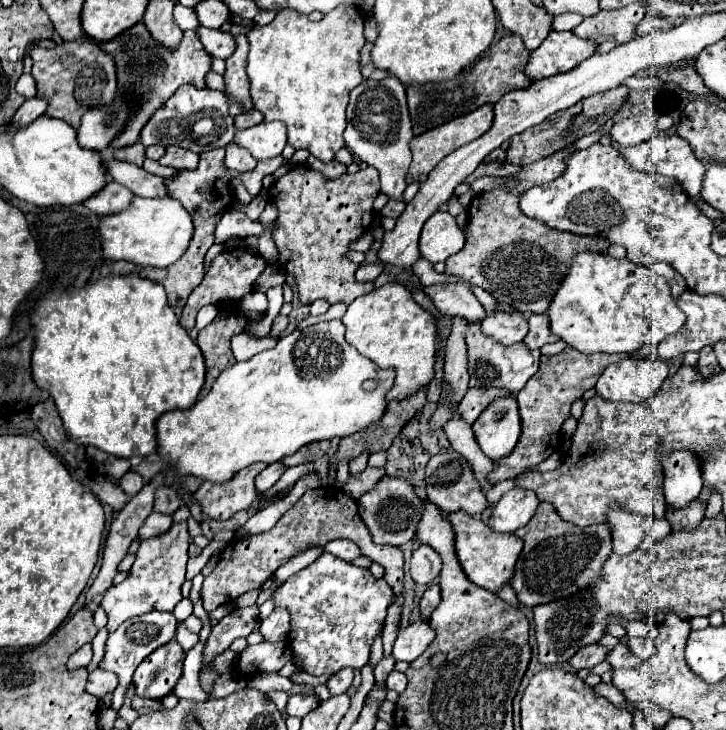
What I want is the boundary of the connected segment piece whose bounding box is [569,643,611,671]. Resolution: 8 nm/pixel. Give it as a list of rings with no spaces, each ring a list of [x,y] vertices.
[[[591,645],[591,647],[587,647],[587,649],[581,649],[579,653],[575,653],[575,657],[569,661],[571,663],[571,667],[575,667],[577,671],[579,669],[585,669],[585,667],[595,667],[597,663],[601,663],[601,661],[605,661],[607,659],[607,655],[609,655],[609,647],[603,647],[603,645]]]

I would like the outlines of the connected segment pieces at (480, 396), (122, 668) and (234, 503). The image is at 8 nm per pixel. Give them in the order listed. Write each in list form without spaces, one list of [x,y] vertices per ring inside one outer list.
[[[469,388],[461,401],[461,405],[459,405],[461,419],[471,425],[479,417],[481,411],[491,403],[491,399],[507,397],[507,395],[511,395],[511,393],[507,393],[505,389]]]
[[[151,611],[139,617],[131,617],[125,623],[121,623],[117,627],[117,631],[109,633],[107,639],[107,647],[105,647],[105,657],[101,661],[99,667],[113,671],[119,675],[119,687],[113,691],[113,709],[119,711],[119,707],[123,705],[123,691],[127,691],[127,685],[131,683],[131,677],[135,673],[135,669],[139,667],[139,663],[153,653],[157,647],[169,643],[175,635],[175,627],[177,627],[177,619],[173,617],[173,613],[161,613],[161,611]]]
[[[255,463],[239,471],[227,485],[209,485],[207,481],[195,491],[195,499],[201,503],[205,515],[213,519],[231,519],[237,511],[247,509],[253,501],[259,499],[259,493],[253,485],[253,479],[267,465]]]

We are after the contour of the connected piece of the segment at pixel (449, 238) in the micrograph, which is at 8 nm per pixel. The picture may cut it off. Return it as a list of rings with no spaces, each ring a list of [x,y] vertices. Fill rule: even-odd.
[[[437,211],[425,221],[419,239],[419,253],[429,263],[447,261],[451,255],[459,253],[463,245],[465,235],[459,229],[455,217],[447,211]]]

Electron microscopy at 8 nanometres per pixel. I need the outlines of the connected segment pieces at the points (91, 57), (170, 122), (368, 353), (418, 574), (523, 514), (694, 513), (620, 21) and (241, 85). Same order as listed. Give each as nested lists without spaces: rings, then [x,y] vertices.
[[[75,39],[75,41],[63,41],[55,45],[53,49],[33,47],[29,51],[33,59],[33,79],[37,83],[37,97],[47,97],[49,117],[57,117],[67,121],[73,129],[79,127],[81,115],[87,109],[107,105],[117,87],[117,73],[115,73],[115,61],[109,53],[105,53],[97,43],[89,39]]]
[[[193,85],[179,87],[173,97],[161,105],[147,125],[141,131],[141,143],[145,147],[151,145],[179,145],[185,149],[191,149],[195,153],[203,153],[207,149],[225,147],[231,143],[235,135],[235,127],[231,121],[231,115],[227,111],[227,99],[221,91],[213,89],[197,89]]]
[[[387,283],[381,289],[375,289],[367,295],[357,297],[347,313],[343,315],[343,325],[347,327],[345,339],[365,357],[369,357],[377,367],[381,369],[395,369],[395,383],[391,387],[391,391],[387,393],[387,401],[403,401],[407,397],[411,397],[413,393],[417,393],[419,389],[427,387],[433,377],[435,377],[435,357],[437,357],[437,325],[435,325],[435,317],[423,309],[421,305],[417,305],[411,297],[411,293],[401,285],[401,283]]]
[[[421,545],[413,551],[411,563],[409,563],[409,573],[415,583],[427,585],[439,575],[439,571],[441,571],[441,557],[433,547]]]
[[[513,487],[493,507],[489,517],[489,527],[499,533],[513,533],[519,527],[527,525],[537,505],[539,505],[539,499],[535,499],[535,493],[527,493],[527,489],[523,491]]]
[[[695,499],[685,507],[667,507],[667,515],[665,517],[669,519],[673,531],[693,529],[705,517],[705,507],[707,507],[705,501]]]
[[[631,3],[617,11],[599,11],[593,17],[585,17],[573,33],[581,39],[591,39],[595,43],[617,41],[627,43],[635,39],[635,27],[645,17],[641,3]]]
[[[237,35],[237,51],[231,55],[231,59],[227,59],[227,73],[225,73],[225,85],[227,85],[227,93],[235,99],[239,99],[247,109],[251,107],[249,101],[249,77],[247,77],[247,53],[249,53],[249,45],[245,35]]]

